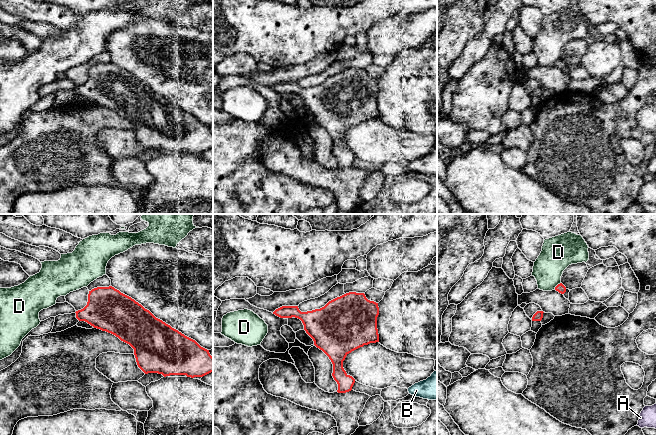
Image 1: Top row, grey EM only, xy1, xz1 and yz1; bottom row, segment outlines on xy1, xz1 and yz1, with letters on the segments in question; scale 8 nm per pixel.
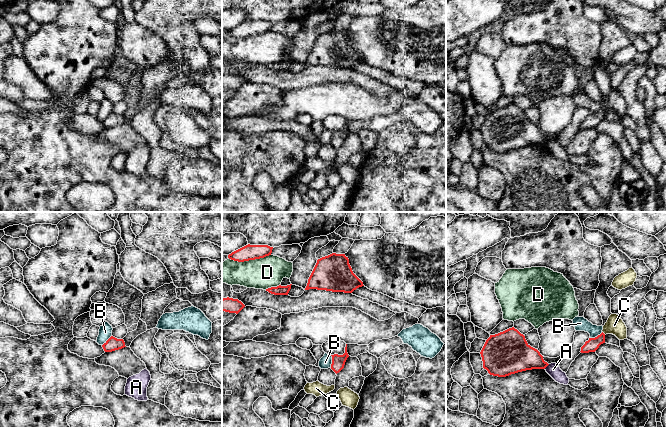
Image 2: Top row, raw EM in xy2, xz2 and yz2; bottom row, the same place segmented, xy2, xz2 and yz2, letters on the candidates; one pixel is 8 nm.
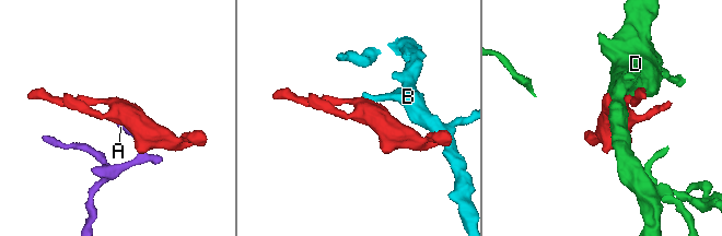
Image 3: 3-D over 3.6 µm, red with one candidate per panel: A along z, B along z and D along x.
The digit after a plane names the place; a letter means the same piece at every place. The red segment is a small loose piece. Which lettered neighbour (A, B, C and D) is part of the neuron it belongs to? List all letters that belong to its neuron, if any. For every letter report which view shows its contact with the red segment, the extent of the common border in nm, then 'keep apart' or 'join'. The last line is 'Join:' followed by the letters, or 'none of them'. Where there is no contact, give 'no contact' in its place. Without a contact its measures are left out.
A: contact in yz2; length 60 nm; keep apart
B: contact in xz2; length 100 nm; keep apart
C: contact in yz2; length 40 nm; join
D: contact in xz2; length 340 nm; join
Join: C, D

